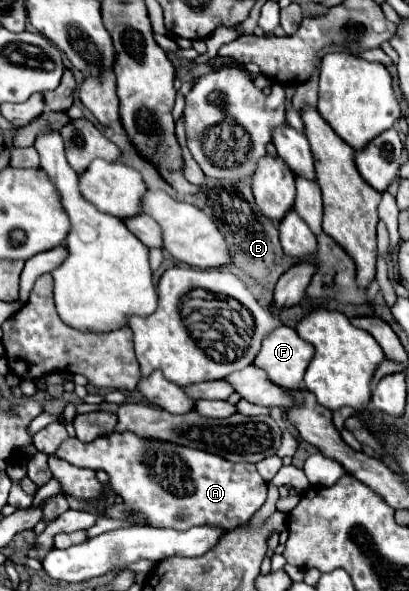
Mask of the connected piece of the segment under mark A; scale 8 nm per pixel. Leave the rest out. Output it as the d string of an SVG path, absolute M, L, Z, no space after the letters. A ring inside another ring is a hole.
M113 433L107 437L99 437L91 443L81 443L79 439L67 439L59 445L59 449L53 455L75 467L103 469L105 473L109 473L111 477L109 487L123 497L123 503L127 507L147 515L151 527L171 527L171 529L185 531L195 525L219 525L229 531L229 529L235 529L237 525L245 525L267 499L267 483L263 481L255 465L231 463L231 461L225 461L223 457L203 453L199 449L177 447L165 441L139 439L133 433Z

